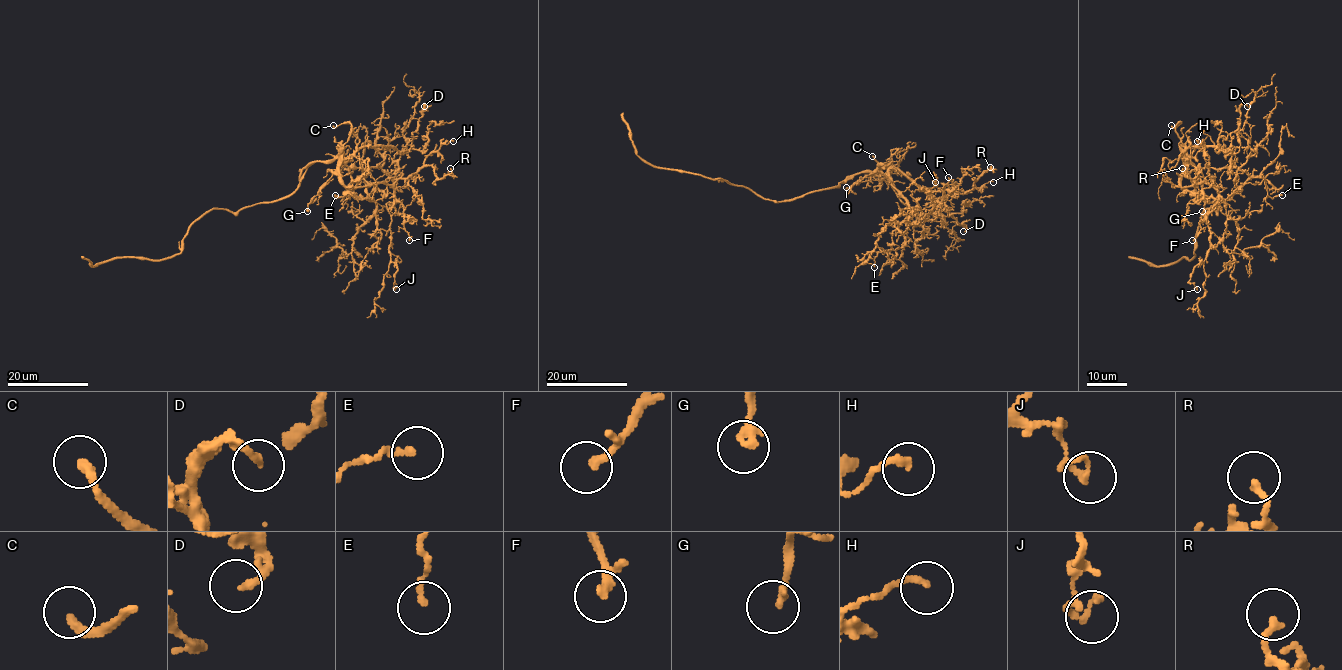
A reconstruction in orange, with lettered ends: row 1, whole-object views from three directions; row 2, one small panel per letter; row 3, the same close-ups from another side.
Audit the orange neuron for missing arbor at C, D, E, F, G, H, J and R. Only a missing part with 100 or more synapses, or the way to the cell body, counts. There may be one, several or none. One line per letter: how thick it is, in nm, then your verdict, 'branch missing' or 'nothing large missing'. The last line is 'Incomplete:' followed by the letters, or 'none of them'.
C: calibre 280 nm; branch missing
D: calibre 200 nm; nothing large missing
E: calibre 150 nm; nothing large missing
F: calibre 240 nm; nothing large missing
G: calibre 240 nm; nothing large missing
H: calibre 180 nm; nothing large missing
J: calibre 180 nm; nothing large missing
R: calibre 180 nm; nothing large missing
Incomplete: C

